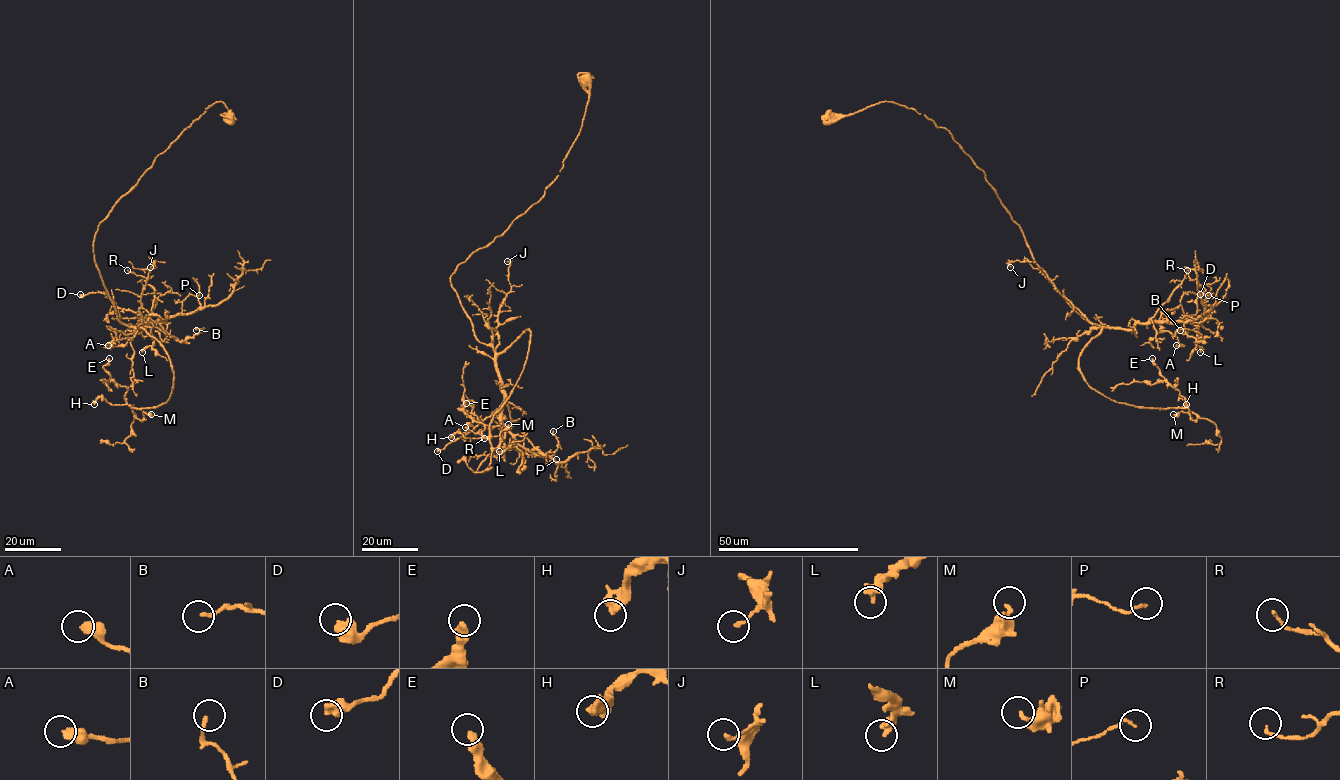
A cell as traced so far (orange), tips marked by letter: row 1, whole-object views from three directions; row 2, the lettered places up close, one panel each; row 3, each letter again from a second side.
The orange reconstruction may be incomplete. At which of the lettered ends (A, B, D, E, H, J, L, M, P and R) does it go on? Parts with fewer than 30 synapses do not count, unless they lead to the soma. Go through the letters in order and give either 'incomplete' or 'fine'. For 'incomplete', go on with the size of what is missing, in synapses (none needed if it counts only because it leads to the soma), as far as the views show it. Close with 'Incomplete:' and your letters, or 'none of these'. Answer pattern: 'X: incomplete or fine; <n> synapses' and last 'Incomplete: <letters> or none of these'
A: fine
B: fine
D: fine
E: fine
H: fine
J: fine
L: fine
M: fine
P: fine
R: fine
Incomplete: none of these

